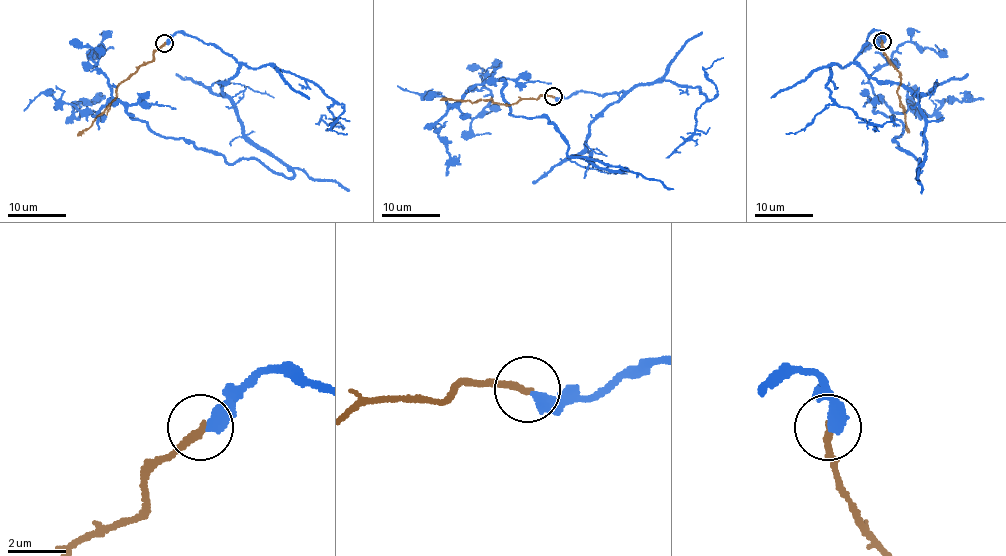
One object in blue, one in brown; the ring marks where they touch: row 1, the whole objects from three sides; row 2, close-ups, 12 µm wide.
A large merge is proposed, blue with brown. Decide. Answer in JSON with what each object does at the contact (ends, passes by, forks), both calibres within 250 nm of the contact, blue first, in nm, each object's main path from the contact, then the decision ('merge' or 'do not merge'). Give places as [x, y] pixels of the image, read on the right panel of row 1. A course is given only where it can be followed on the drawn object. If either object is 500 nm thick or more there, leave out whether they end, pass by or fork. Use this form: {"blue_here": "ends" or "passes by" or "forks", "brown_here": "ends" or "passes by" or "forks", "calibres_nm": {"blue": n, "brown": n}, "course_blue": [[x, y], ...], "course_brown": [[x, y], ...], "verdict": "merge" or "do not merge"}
{"blue_here": "ends", "brown_here": "ends", "calibres_nm": {"blue": 480, "brown": 240}, "course_blue": [[882, 41], [869, 32], [854, 61], [916, 96], [916, 178], [921, 160], [875, 99], [930, 114], [984, 99]], "course_brown": [[882, 41], [884, 54], [899, 70], [901, 79], [897, 93], [904, 106], [909, 132]], "verdict": "merge"}

